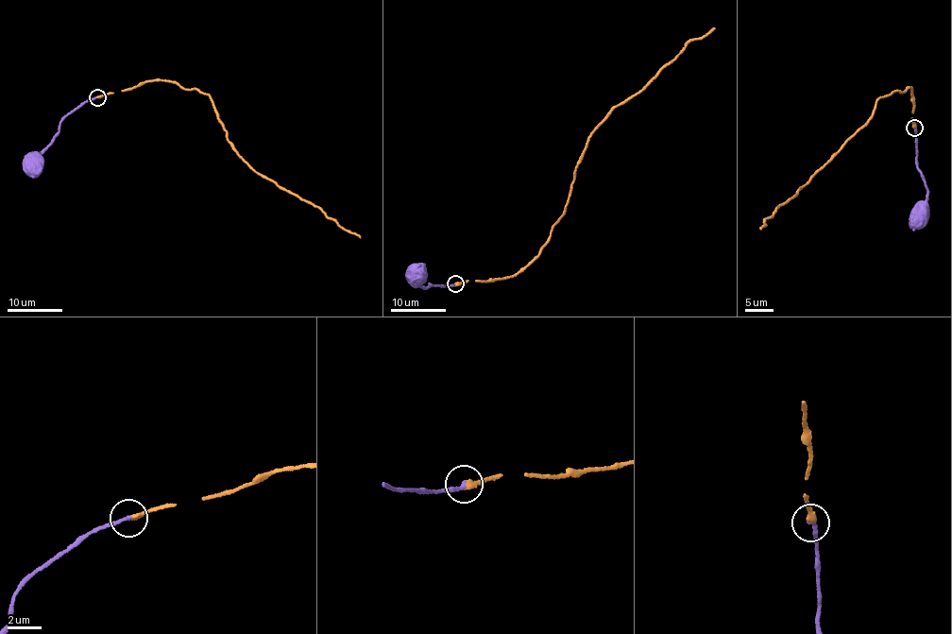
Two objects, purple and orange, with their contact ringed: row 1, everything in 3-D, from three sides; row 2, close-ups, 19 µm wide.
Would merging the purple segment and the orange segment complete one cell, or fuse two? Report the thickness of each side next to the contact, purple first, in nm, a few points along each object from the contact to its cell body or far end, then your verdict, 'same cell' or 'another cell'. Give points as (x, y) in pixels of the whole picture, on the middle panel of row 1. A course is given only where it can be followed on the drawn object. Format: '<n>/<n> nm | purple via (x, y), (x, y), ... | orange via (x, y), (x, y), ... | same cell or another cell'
240/320 nm | purple via (455, 283), (431, 284), (425, 288), (418, 277) | orange via (455, 283), (516, 276), (538, 255), (563, 214), (587, 139), (598, 125), (691, 41), (714, 27) | same cell

